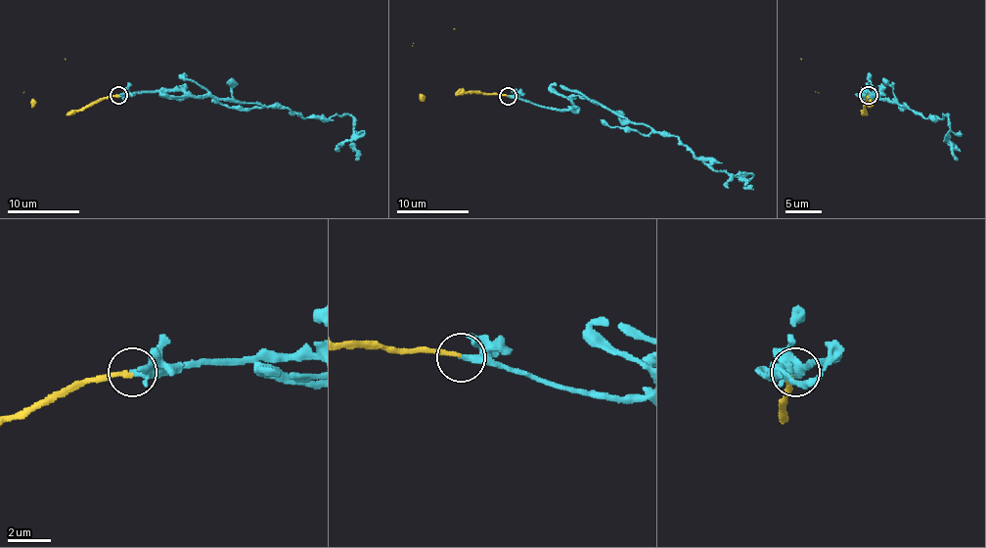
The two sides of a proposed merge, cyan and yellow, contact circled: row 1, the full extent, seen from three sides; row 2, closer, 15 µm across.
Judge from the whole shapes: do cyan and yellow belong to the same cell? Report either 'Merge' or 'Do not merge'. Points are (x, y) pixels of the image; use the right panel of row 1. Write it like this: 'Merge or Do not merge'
Merge

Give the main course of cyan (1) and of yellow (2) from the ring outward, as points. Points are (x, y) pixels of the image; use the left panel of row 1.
1: (118, 96), (179, 90), (181, 98), (163, 96), (232, 98), (286, 107), (303, 117), (350, 115), (356, 160)
2: (118, 96), (100, 98), (66, 114), (30, 101), (22, 92), (65, 58)

